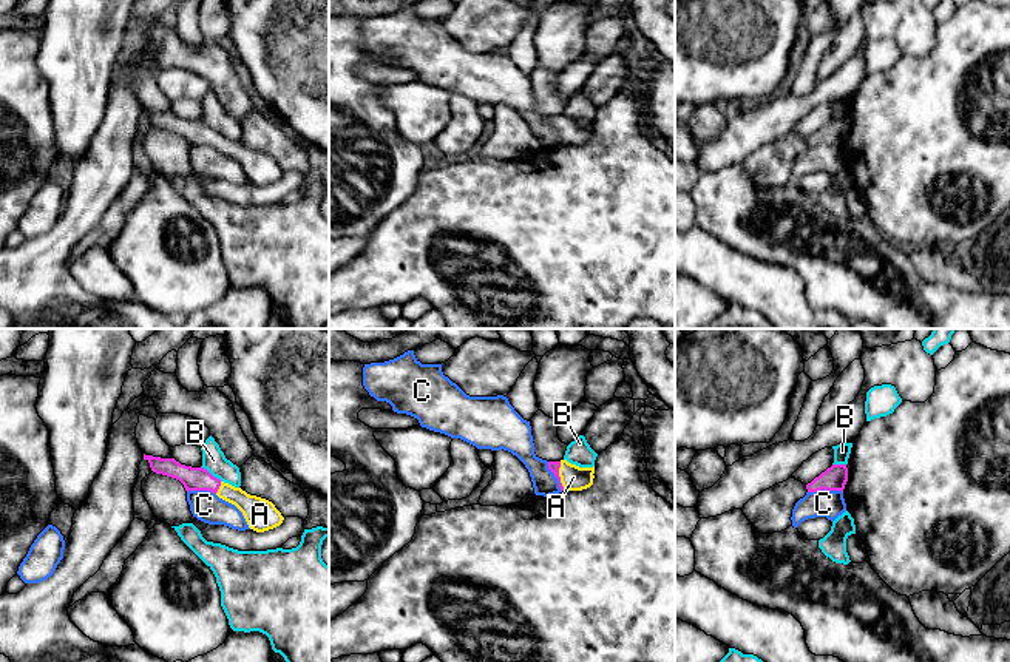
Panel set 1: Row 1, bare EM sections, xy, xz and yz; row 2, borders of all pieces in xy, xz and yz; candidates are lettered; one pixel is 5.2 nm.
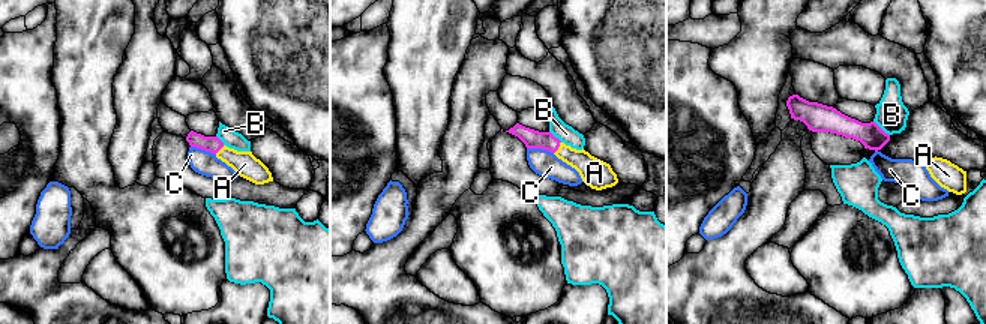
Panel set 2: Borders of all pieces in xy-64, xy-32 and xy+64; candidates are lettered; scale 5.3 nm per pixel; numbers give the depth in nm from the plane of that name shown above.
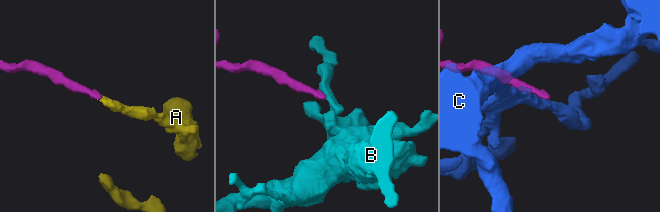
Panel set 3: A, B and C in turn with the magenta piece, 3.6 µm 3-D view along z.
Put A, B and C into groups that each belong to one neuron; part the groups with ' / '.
A / B / C

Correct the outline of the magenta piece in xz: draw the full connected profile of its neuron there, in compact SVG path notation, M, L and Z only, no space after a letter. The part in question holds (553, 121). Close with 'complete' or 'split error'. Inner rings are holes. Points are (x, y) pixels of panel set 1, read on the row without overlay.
M567 114L548 116L548 123L559 136L561 145L582 145L593 139L595 120L579 122Z | split error

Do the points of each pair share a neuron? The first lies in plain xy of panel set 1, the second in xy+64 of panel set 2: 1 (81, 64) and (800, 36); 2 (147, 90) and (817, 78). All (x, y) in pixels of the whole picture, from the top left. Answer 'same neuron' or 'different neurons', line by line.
1: different neurons
2: same neuron

